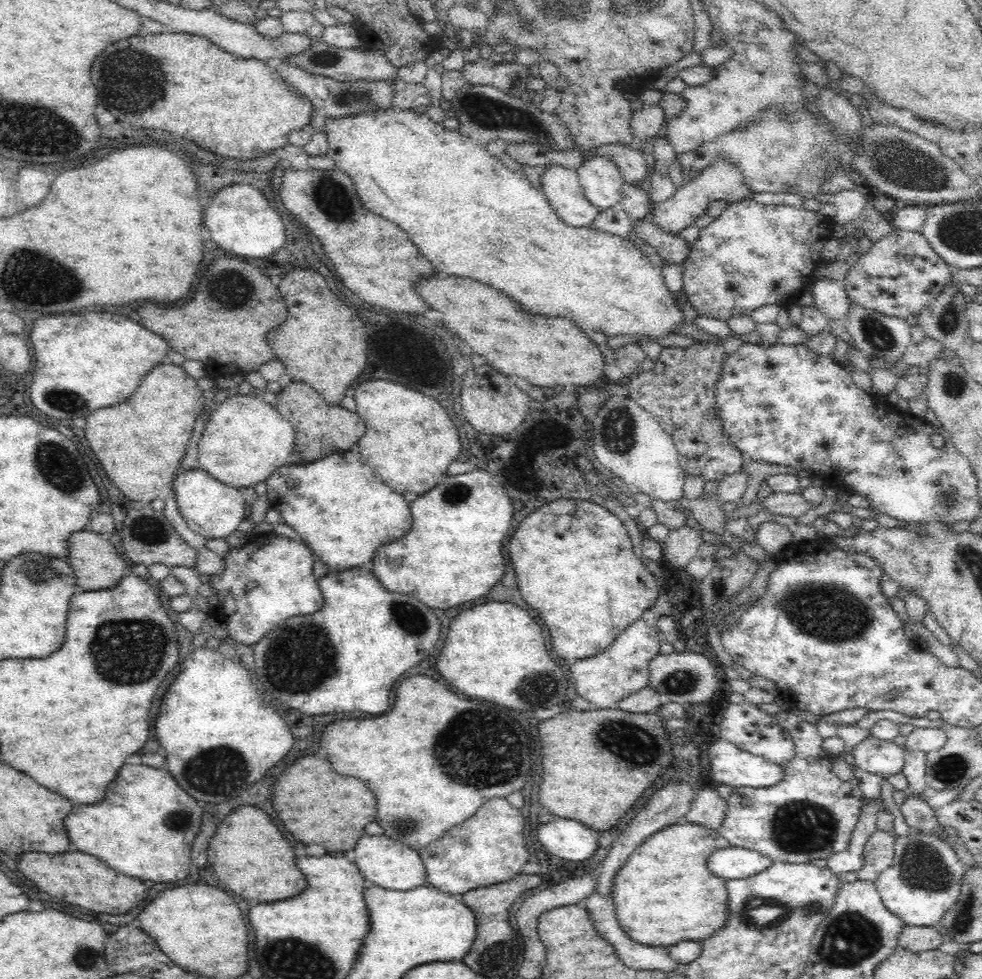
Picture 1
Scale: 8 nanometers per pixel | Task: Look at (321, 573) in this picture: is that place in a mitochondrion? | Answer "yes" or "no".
no

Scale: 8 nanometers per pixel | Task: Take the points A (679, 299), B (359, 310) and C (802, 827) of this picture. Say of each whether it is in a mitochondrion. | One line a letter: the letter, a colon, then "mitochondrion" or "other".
A: other
B: other
C: mitochondrion

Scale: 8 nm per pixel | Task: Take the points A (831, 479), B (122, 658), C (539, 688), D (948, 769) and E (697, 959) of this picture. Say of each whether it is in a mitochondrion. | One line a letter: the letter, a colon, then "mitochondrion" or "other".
A: other
B: mitochondrion
C: mitochondrion
D: mitochondrion
E: other

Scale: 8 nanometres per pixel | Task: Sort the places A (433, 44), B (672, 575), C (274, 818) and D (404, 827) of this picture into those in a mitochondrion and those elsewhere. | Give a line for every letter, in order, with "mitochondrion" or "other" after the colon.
A: other
B: other
C: other
D: mitochondrion

